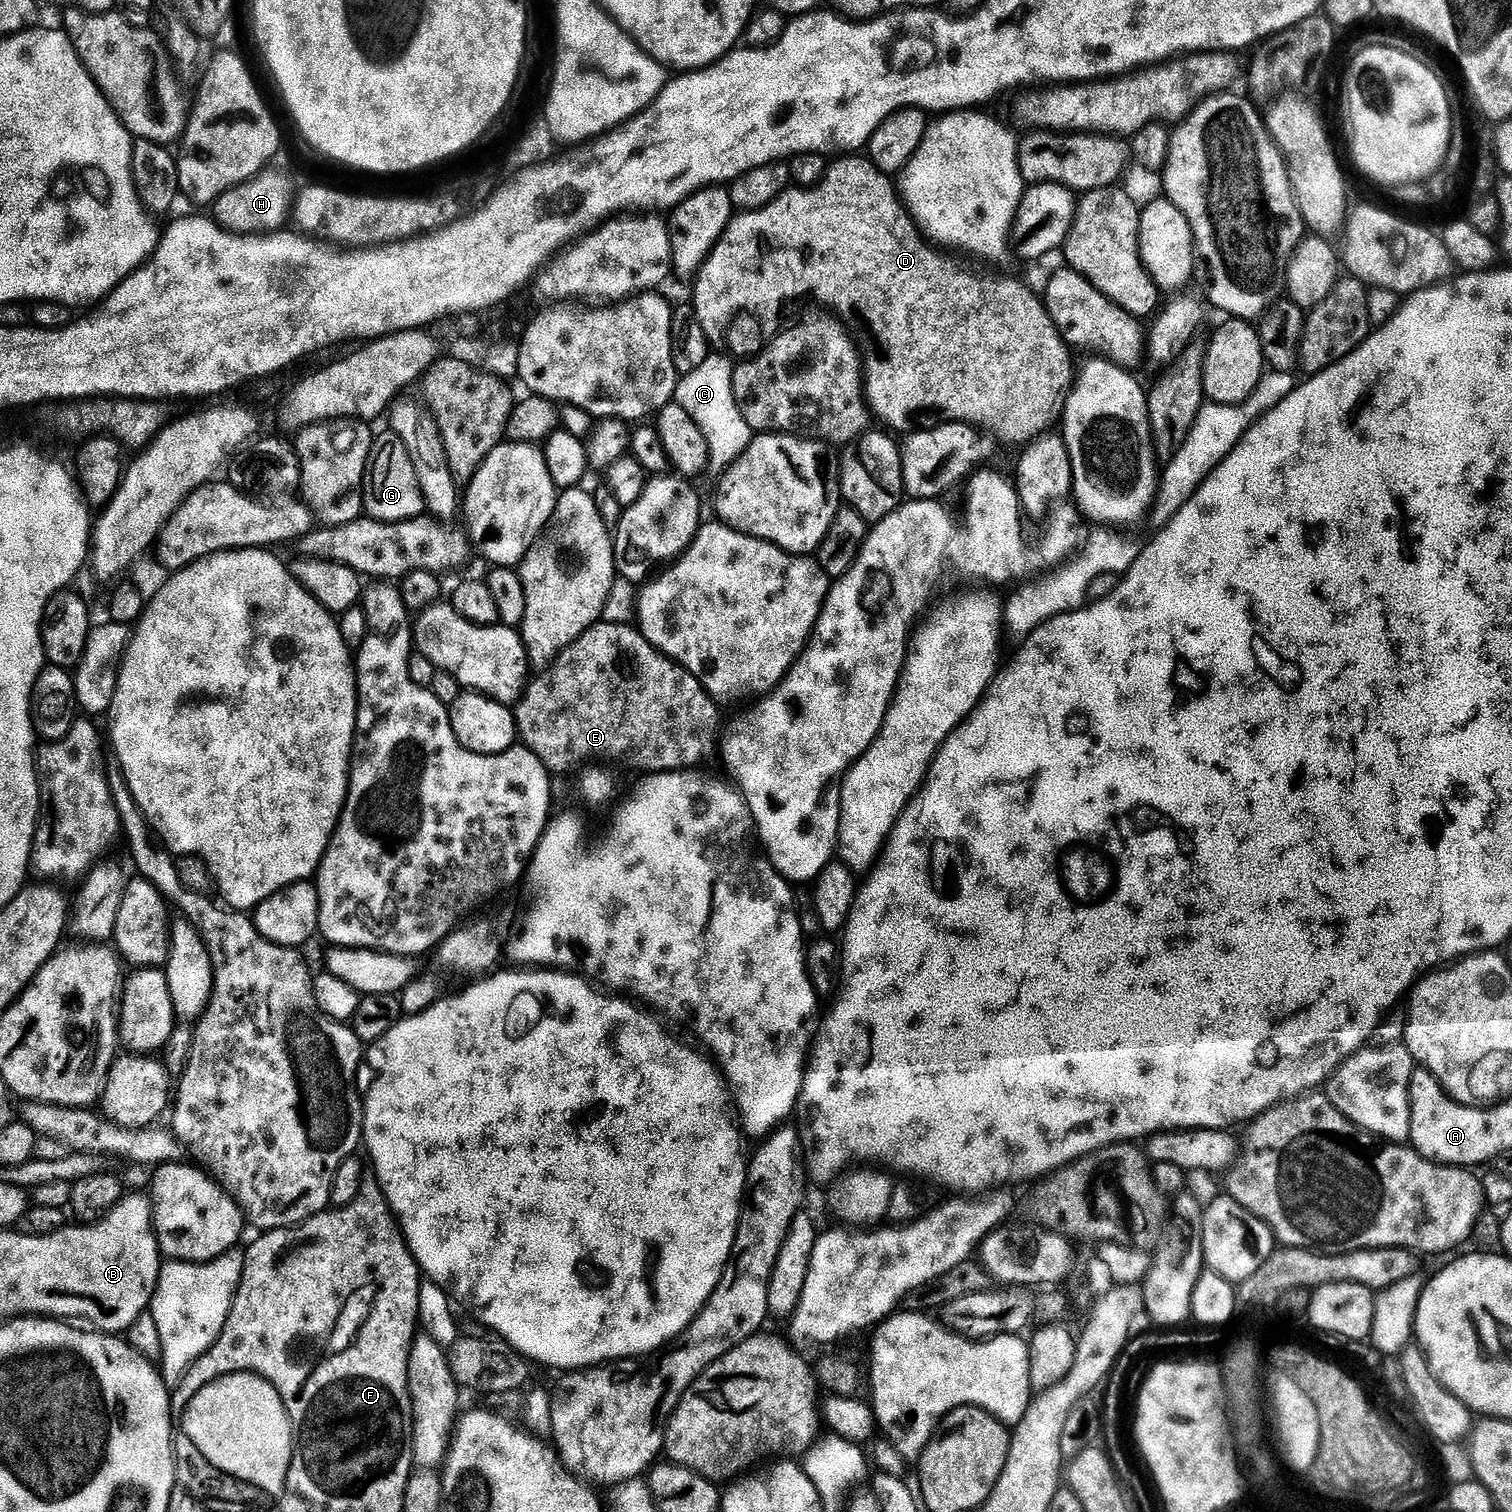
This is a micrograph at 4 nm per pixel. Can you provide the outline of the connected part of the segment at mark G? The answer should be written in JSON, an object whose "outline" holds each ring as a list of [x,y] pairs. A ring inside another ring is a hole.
{"outline":[[[391,430],[377,435],[372,441],[368,473],[364,476],[364,512],[373,520],[397,524],[425,515],[424,495],[418,482],[416,462],[402,438]]]}

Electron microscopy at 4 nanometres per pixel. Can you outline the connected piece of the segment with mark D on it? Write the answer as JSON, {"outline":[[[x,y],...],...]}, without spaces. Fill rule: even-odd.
{"outline":[[[848,154],[829,163],[826,175],[817,186],[807,190],[797,186],[789,187],[787,192],[782,193],[774,202],[770,202],[770,206],[757,212],[733,215],[728,229],[724,231],[724,237],[714,246],[708,261],[701,266],[695,277],[694,307],[709,341],[713,345],[725,344],[729,348],[727,351],[736,358],[751,358],[758,355],[763,348],[767,348],[781,327],[780,308],[786,307],[791,300],[796,300],[807,292],[813,292],[824,304],[841,304],[844,308],[853,308],[868,323],[868,328],[872,331],[877,346],[880,347],[880,357],[867,361],[866,364],[866,399],[871,405],[871,411],[878,412],[889,424],[887,425],[889,429],[897,428],[898,431],[907,433],[913,427],[912,420],[918,419],[919,416],[937,416],[935,418],[937,421],[968,424],[989,437],[997,436],[1004,444],[1027,446],[1045,435],[1051,429],[1048,427],[1063,417],[1064,404],[1074,383],[1073,353],[1060,337],[1060,331],[1050,318],[1043,299],[1039,295],[1035,296],[1026,285],[1019,284],[1016,280],[979,280],[966,269],[959,268],[954,261],[947,260],[943,254],[945,255],[943,251],[933,247],[916,227],[916,221],[898,195],[893,177],[878,166],[874,166],[872,161],[863,155]]]}

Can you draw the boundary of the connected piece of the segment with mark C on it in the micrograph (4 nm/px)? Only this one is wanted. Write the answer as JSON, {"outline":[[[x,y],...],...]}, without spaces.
{"outline":[[[710,354],[706,358],[706,362],[702,362],[702,366],[698,366],[698,370],[679,377],[676,382],[676,395],[674,397],[675,403],[680,404],[682,410],[686,410],[686,414],[690,414],[690,418],[694,418],[694,422],[698,422],[702,434],[706,434],[710,468],[713,473],[716,471],[716,474],[722,474],[748,449],[754,435],[752,427],[742,418],[742,414],[738,410],[738,402],[734,402],[734,386],[732,385],[734,364],[727,355],[724,356]]]}

